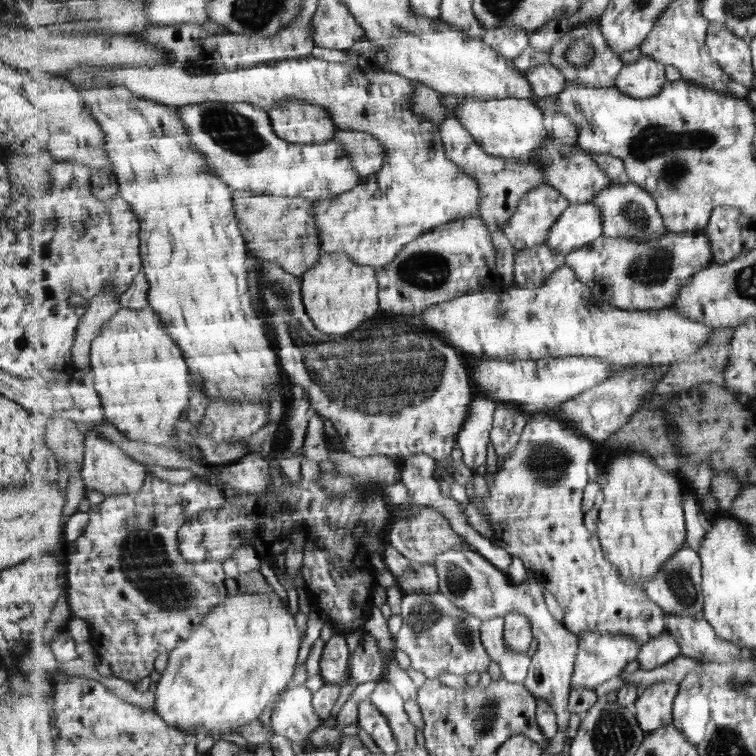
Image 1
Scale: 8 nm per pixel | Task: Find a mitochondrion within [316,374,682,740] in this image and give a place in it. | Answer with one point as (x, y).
(428, 620)

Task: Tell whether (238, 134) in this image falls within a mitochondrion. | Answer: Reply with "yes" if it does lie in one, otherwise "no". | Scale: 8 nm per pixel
yes

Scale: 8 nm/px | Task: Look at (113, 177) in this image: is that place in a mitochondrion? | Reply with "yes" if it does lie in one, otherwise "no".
no

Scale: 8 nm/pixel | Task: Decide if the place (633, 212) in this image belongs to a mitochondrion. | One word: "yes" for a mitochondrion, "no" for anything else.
yes

